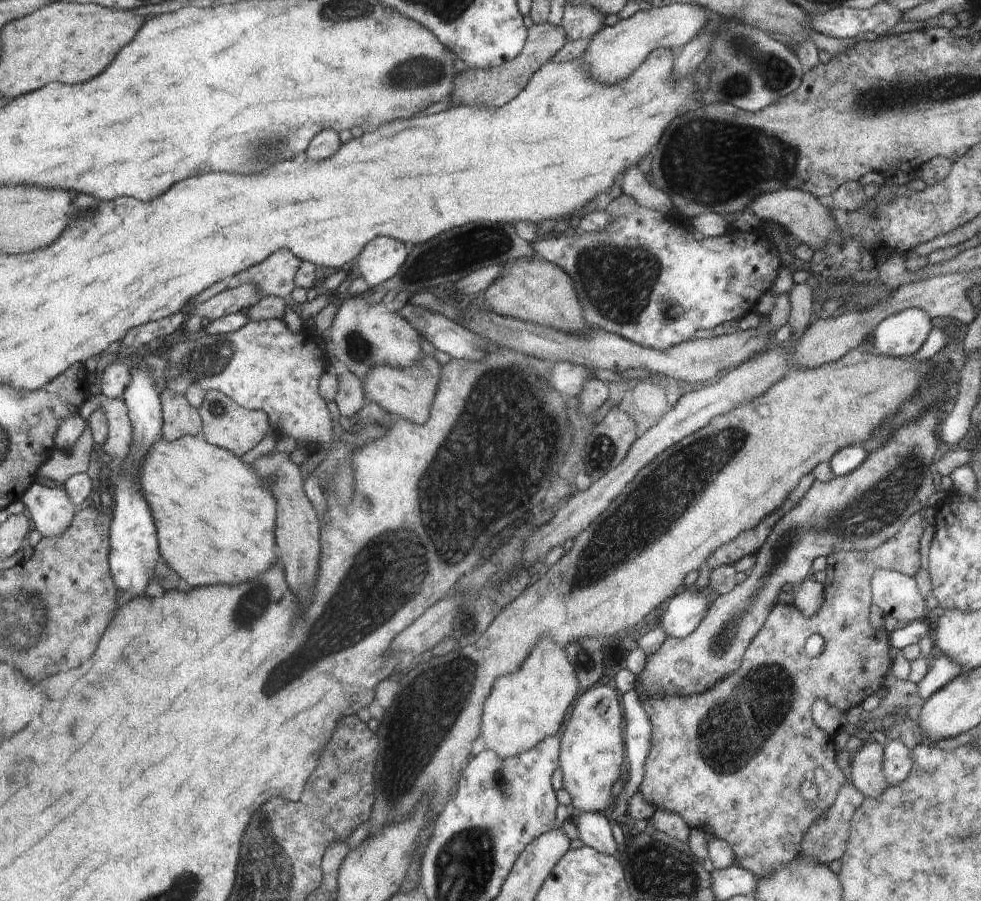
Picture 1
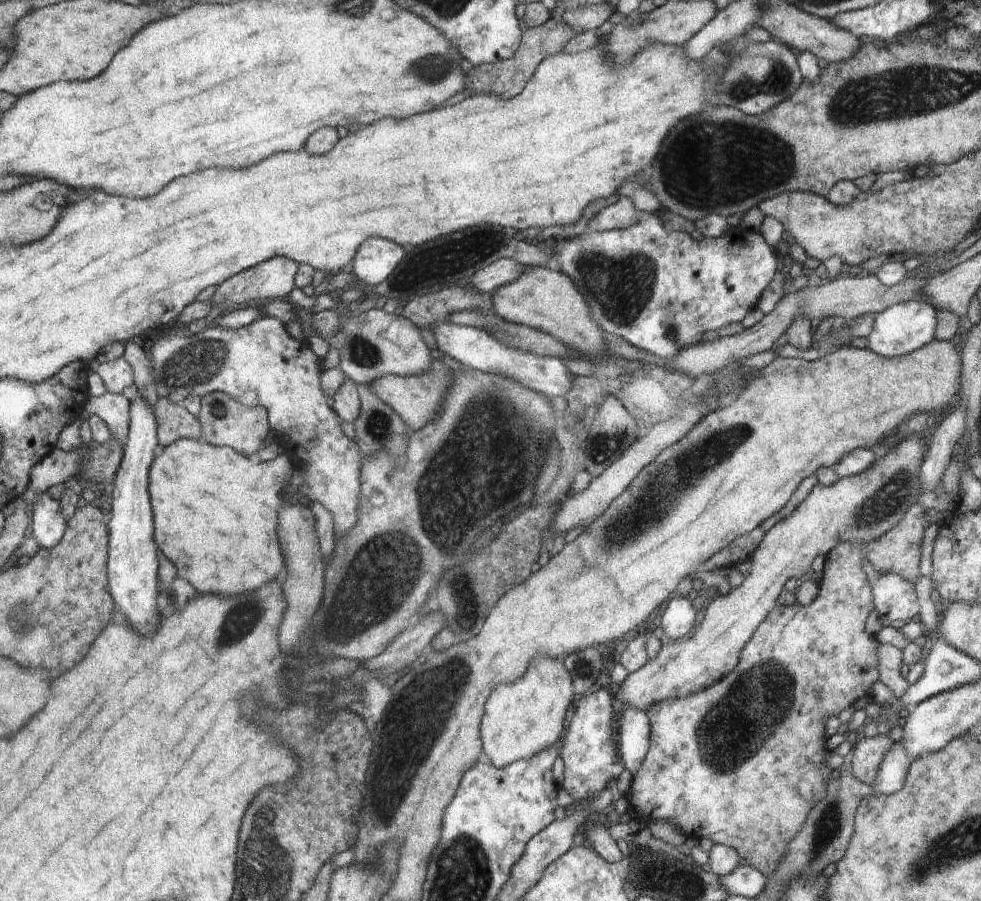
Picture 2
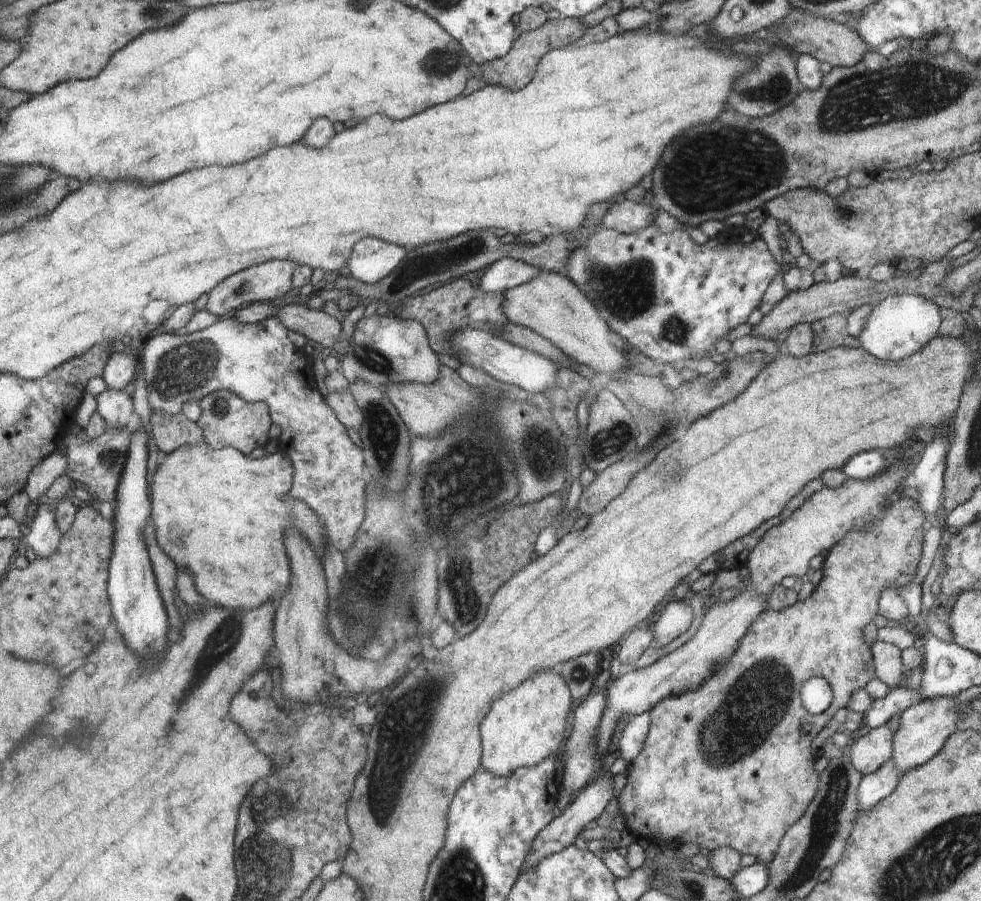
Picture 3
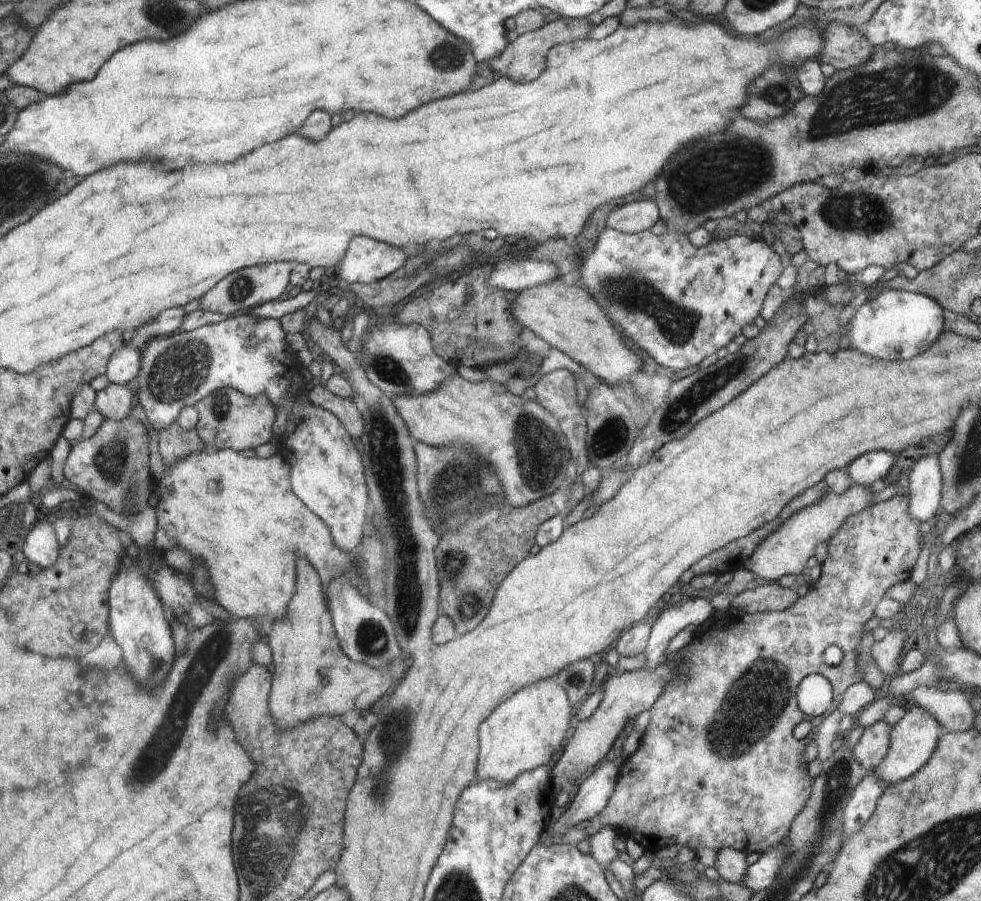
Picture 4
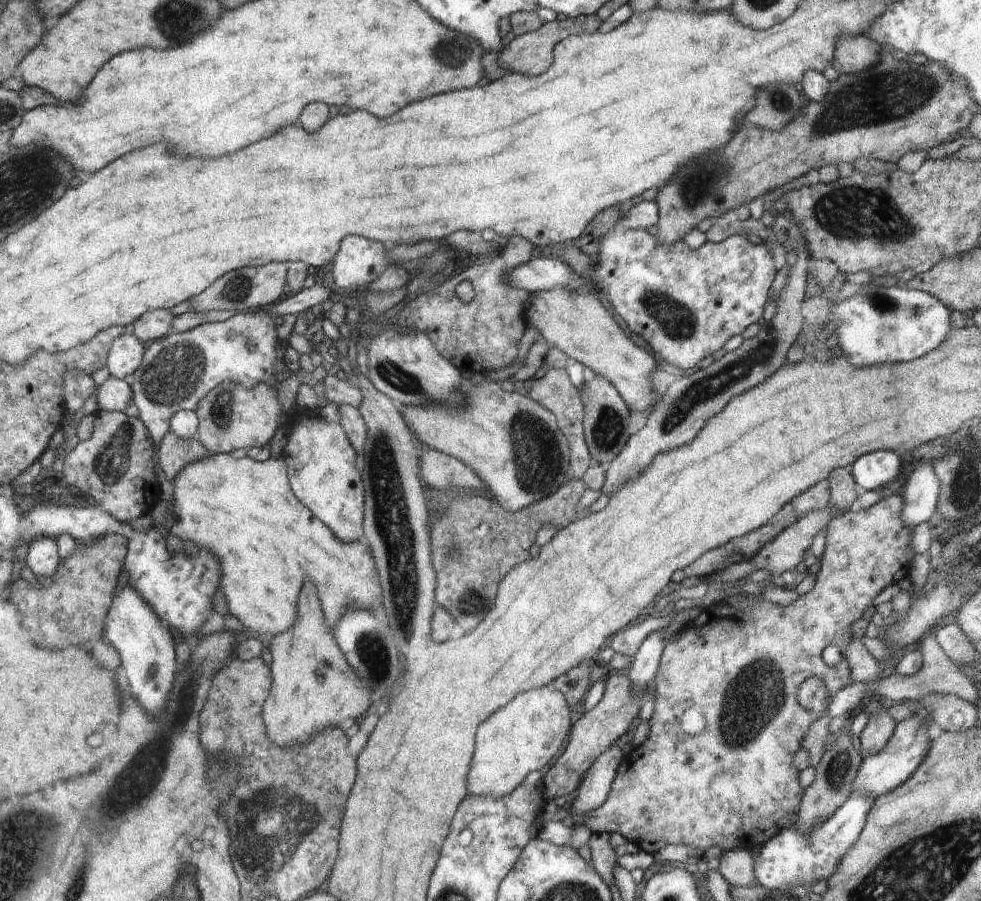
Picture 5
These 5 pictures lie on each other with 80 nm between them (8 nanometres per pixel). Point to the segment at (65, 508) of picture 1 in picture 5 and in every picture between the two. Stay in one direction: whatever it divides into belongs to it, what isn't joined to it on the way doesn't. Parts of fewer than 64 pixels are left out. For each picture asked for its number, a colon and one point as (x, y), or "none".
2: (48, 525)
3: (42, 534)
4: (40, 547)
5: (42, 558)

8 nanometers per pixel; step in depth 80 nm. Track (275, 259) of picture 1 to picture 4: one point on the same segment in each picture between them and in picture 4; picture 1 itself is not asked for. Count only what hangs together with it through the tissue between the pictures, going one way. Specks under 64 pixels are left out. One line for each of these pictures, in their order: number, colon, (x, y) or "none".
2: (274, 279)
3: (269, 281)
4: (246, 288)

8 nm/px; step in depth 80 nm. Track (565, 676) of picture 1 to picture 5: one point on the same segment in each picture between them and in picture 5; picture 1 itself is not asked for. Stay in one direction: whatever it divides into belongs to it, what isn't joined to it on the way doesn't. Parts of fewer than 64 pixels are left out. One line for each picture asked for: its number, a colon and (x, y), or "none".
2: (526, 716)
3: (524, 728)
4: (523, 734)
5: (524, 736)

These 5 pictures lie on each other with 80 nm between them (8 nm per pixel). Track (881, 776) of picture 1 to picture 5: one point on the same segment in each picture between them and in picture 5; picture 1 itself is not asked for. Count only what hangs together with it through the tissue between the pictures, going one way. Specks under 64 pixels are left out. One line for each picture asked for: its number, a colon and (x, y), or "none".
2: (869, 752)
3: (868, 753)
4: (872, 747)
5: (877, 733)

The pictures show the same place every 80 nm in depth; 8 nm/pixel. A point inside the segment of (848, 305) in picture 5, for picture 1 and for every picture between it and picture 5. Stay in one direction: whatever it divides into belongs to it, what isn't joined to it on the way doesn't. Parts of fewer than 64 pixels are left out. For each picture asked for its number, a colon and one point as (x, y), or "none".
1: (901, 335)
2: (902, 328)
3: (897, 327)
4: (897, 324)

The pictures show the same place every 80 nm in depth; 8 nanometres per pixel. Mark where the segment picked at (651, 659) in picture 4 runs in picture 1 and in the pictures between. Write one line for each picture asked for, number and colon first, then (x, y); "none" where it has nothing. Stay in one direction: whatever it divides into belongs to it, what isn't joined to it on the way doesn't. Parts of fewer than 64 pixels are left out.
1: (684, 613)
2: (679, 617)
3: (676, 618)

